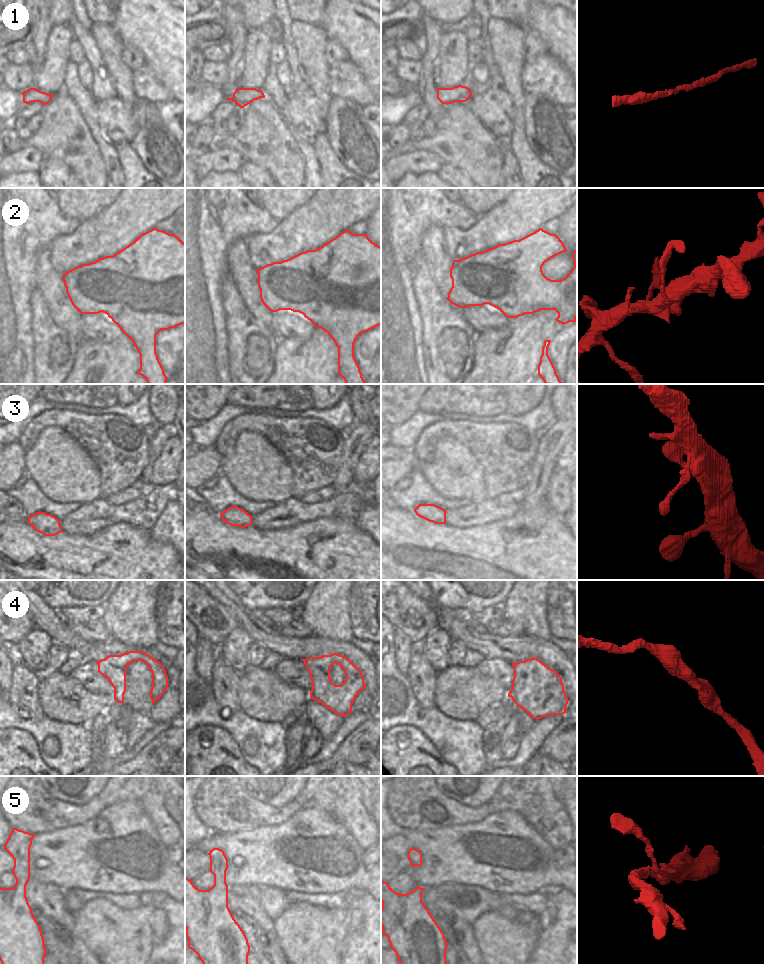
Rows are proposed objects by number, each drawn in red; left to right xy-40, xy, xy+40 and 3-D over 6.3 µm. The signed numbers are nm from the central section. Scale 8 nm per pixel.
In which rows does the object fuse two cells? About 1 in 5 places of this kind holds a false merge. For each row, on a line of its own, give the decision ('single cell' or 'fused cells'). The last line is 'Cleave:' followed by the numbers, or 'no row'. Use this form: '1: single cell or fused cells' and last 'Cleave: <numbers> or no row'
1: single cell
2: single cell
3: single cell
4: single cell
5: fused cells
Cleave: 5

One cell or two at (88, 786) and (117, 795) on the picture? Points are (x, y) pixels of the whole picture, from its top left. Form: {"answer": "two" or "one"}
{"answer": "two"}

